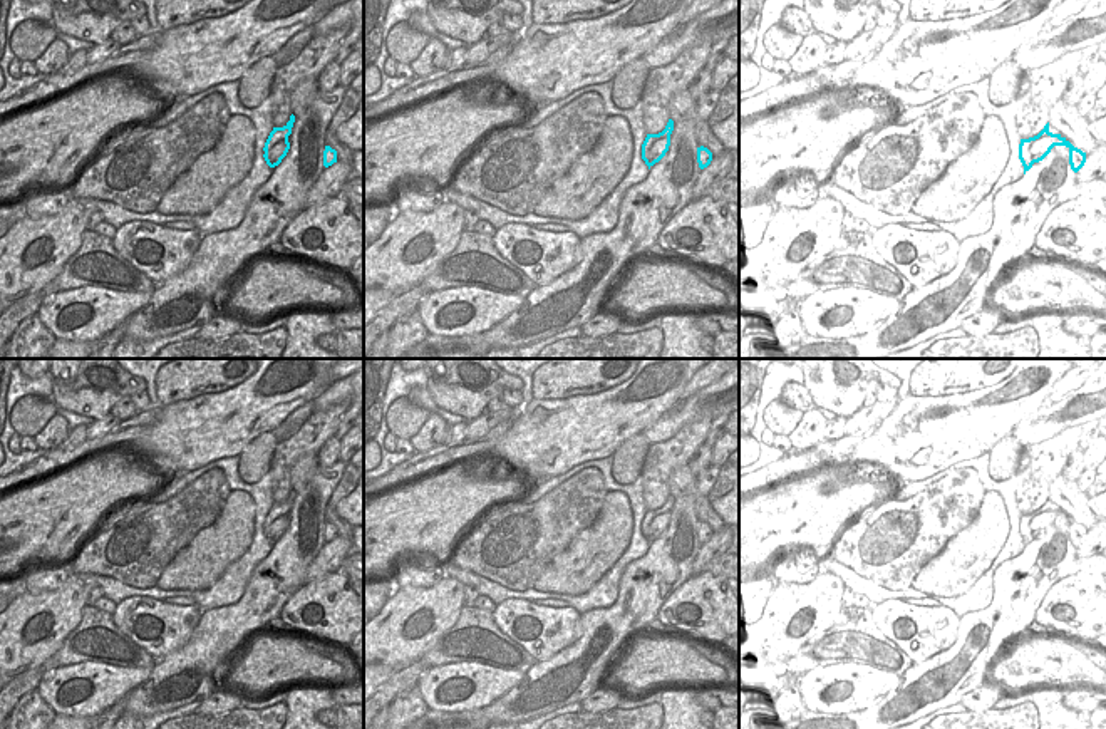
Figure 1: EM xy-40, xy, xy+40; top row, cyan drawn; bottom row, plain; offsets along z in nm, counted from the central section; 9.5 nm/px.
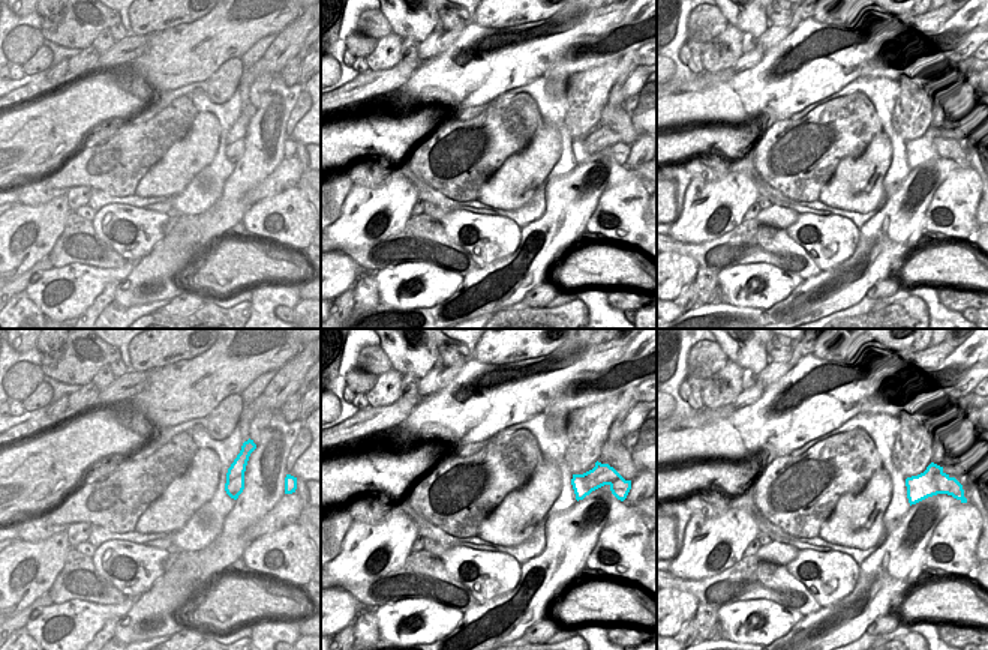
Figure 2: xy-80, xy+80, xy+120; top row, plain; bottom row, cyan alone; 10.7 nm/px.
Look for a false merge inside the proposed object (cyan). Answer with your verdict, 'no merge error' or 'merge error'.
merge error

